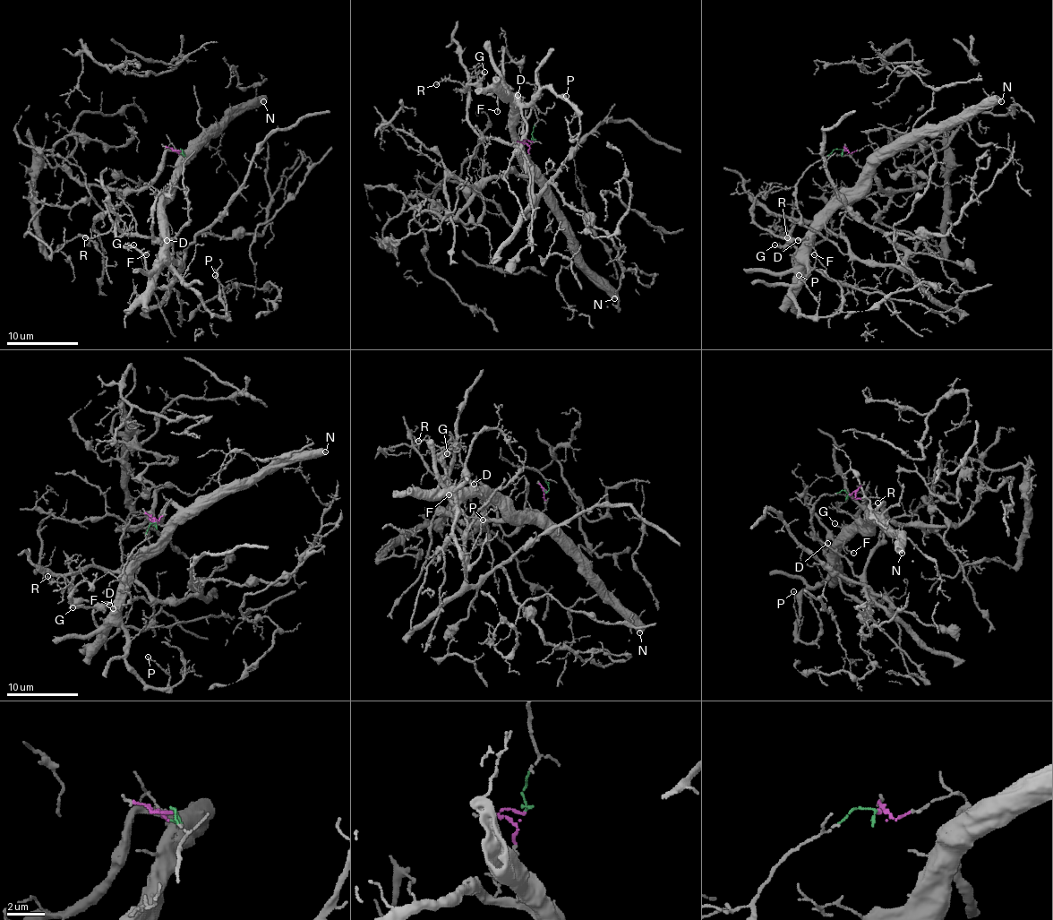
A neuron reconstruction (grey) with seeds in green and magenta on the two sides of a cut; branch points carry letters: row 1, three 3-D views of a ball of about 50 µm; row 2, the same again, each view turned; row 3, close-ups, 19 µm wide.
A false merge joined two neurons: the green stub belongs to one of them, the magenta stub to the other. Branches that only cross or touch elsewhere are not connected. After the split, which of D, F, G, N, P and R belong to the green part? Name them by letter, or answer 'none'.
none

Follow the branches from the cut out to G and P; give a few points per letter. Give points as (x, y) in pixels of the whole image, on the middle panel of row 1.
G: (534, 140), (521, 176), (530, 173), (530, 161), (516, 136), (514, 106), (498, 90), (481, 88), (484, 72)
P: (534, 140), (521, 176), (530, 173), (530, 161), (516, 136), (516, 109), (548, 88), (577, 115), (566, 95)

